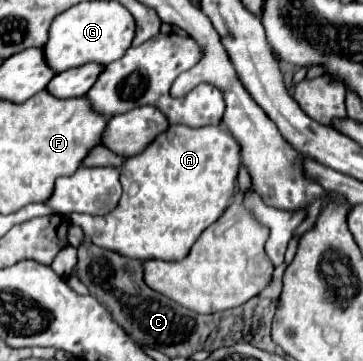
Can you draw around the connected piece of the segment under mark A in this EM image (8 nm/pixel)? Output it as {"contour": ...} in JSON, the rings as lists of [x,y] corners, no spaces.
{"contour":[[[172,124],[144,152],[126,158],[120,170],[124,194],[110,214],[106,216],[70,214],[68,218],[72,224],[78,224],[94,244],[114,250],[122,256],[140,260],[158,258],[166,262],[182,260],[184,256],[188,256],[188,250],[198,240],[198,236],[210,224],[214,224],[232,202],[238,170],[240,170],[240,144],[230,132],[218,126],[190,128],[184,124]]]}

